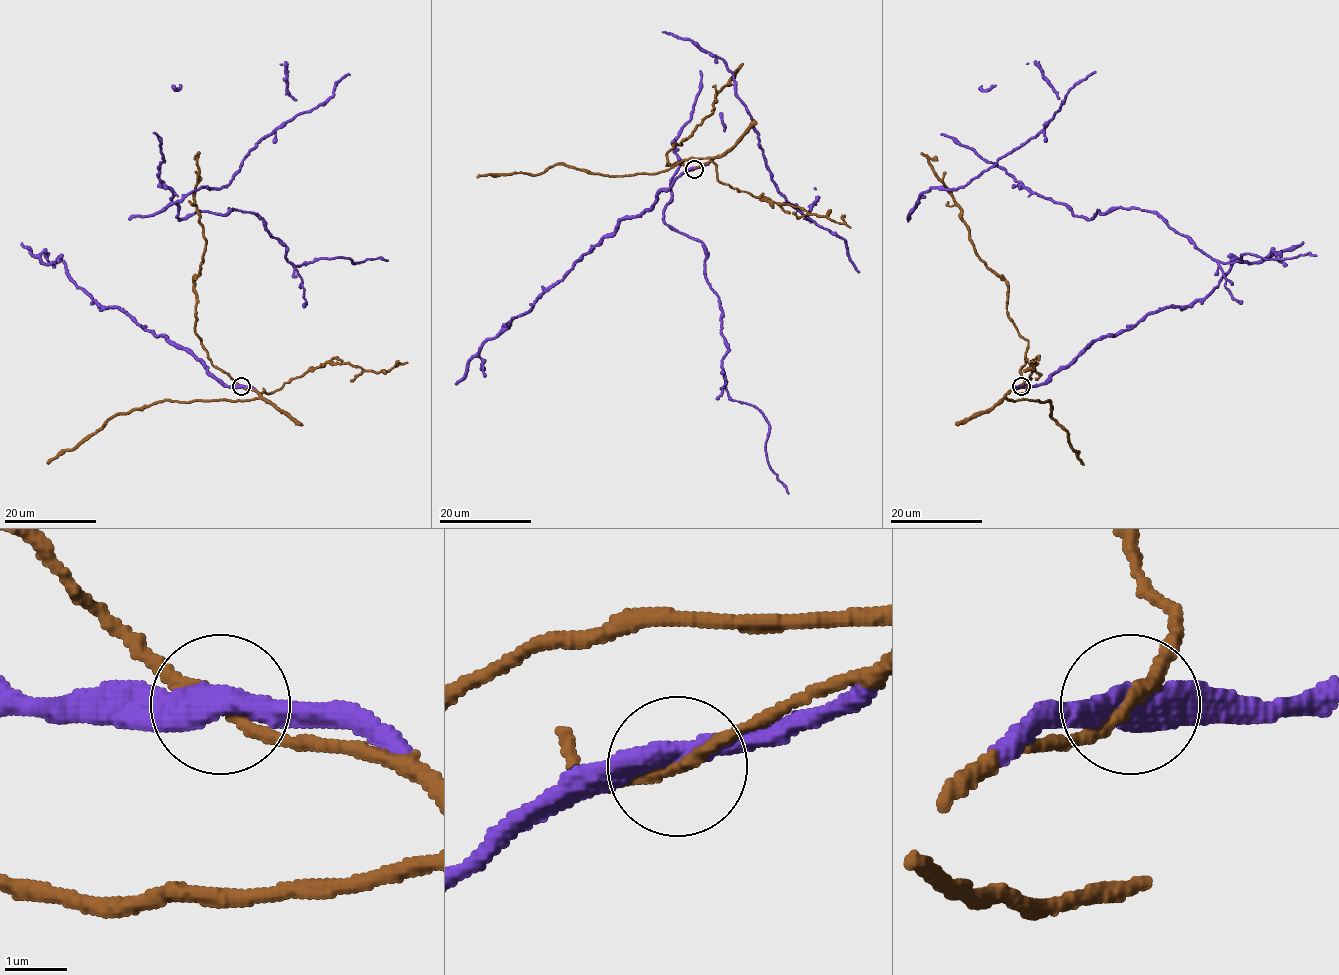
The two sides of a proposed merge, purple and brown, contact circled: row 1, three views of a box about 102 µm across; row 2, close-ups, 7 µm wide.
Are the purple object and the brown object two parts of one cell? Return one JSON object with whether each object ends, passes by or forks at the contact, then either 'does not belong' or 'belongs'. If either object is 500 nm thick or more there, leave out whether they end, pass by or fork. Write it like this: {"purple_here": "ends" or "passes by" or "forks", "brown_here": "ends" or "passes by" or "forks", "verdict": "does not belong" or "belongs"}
{"purple_here": "passes by", "brown_here": "passes by", "verdict": "belongs"}

